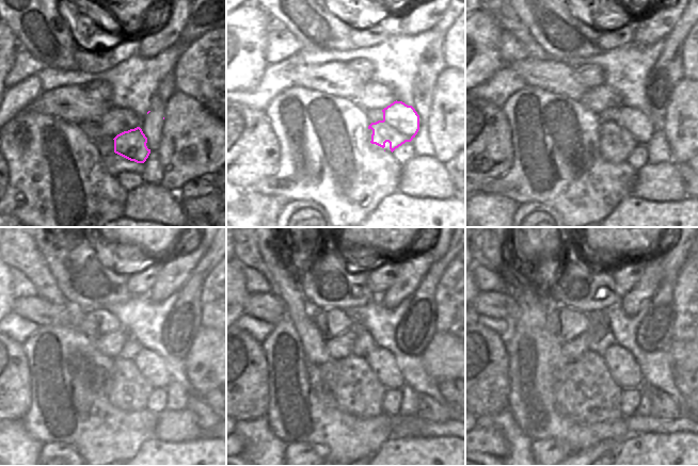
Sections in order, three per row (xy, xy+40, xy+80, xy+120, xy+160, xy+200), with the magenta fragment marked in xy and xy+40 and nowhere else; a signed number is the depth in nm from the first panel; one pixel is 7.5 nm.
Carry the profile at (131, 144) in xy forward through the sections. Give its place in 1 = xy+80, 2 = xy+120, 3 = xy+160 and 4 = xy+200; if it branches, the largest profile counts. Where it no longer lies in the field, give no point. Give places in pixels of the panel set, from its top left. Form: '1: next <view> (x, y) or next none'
1: next xy+80 (633, 126)
2: next xy+120 (148, 366)
3: next xy+160 (385, 371)
4: next xy+200 (623, 369)

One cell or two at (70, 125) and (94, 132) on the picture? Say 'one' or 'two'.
two

